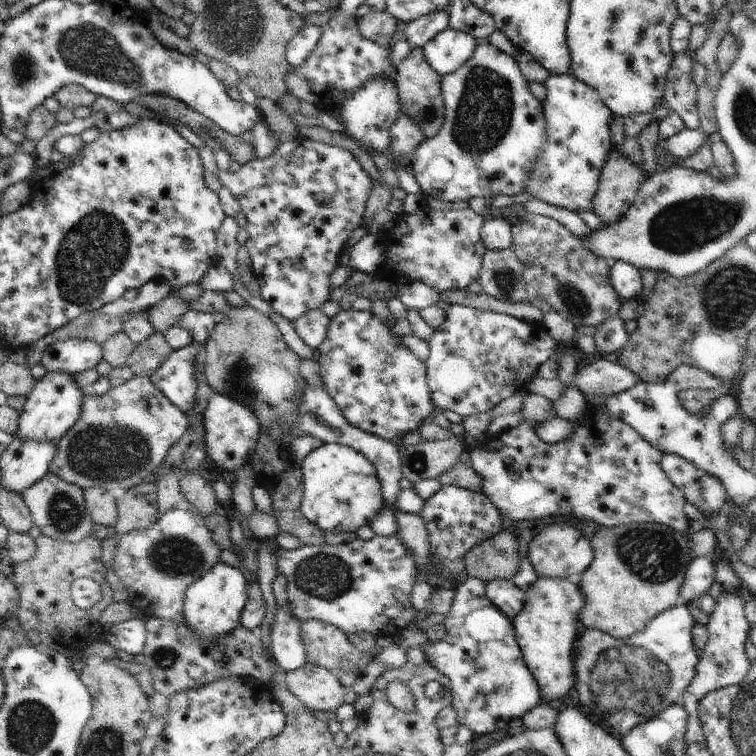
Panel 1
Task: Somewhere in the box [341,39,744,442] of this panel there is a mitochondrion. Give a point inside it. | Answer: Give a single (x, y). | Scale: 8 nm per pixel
(484, 112)

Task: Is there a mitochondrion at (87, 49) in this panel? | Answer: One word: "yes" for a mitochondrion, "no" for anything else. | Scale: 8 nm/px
yes

